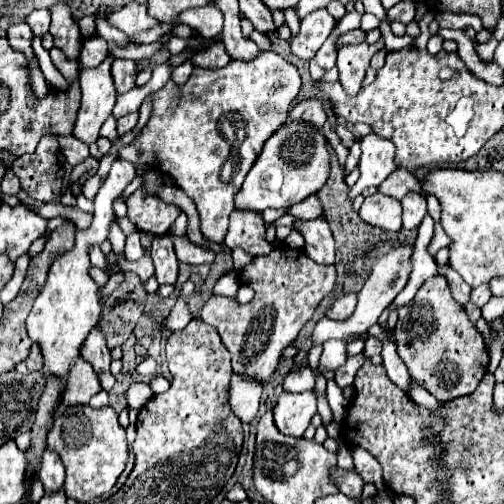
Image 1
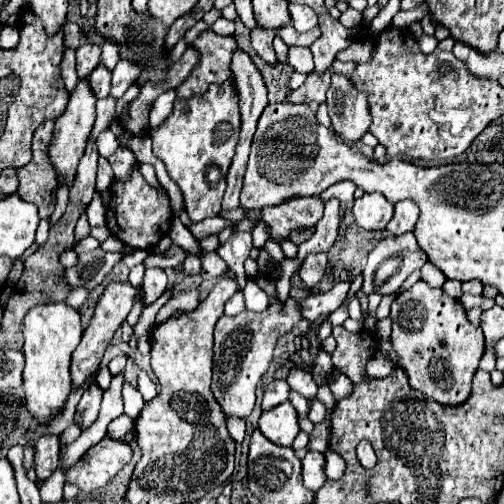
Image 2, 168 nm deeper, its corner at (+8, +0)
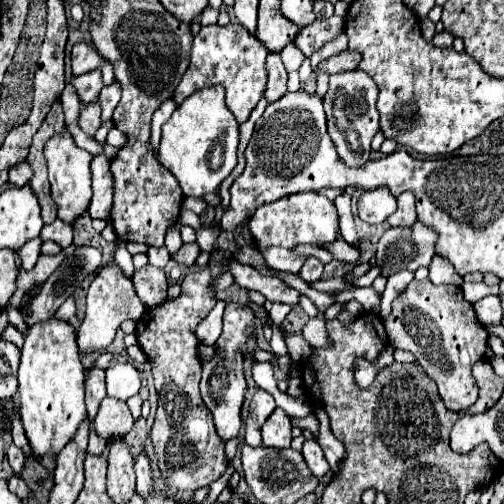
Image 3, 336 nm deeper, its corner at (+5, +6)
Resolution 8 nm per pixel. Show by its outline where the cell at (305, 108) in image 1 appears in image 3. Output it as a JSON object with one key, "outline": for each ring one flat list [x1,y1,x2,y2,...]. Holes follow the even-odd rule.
{"outline":[[341,52,337,56,331,56,327,60,323,60,321,64,317,64,313,68,313,76,317,78,319,74,327,74,327,76,333,76,333,74,339,74,339,72,349,72,349,70,355,70,357,68,357,62,359,62,359,52]]}

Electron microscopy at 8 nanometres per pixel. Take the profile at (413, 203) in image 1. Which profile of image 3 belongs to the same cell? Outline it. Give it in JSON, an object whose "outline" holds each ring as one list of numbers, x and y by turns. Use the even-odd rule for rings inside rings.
{"outline":[[403,192,397,196,399,208,395,214,391,214,387,218,387,222,391,226,411,226,417,220,417,212,415,212,415,194,413,192]]}

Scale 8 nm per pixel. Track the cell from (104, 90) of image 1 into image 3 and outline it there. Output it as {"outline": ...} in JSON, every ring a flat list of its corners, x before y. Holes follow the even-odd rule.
{"outline":[[65,126,61,132,53,134,47,142,45,142,45,160,49,164,49,182,51,182,51,196,59,208,57,216,65,222,73,222,77,216,81,216,87,210,87,204,91,200,91,160,93,156,87,150,81,150,69,128]]}

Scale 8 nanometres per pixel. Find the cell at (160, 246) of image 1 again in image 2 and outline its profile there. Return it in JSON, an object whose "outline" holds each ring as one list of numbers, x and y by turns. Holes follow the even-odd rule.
{"outline":[[148,268,146,274,144,274,144,280,142,280,140,290,142,290,142,304,144,306,150,306,156,298,160,298,162,292,166,290,166,274,164,274,164,270,162,268],[146,286,150,288,148,302,146,302,146,294,144,294]]}

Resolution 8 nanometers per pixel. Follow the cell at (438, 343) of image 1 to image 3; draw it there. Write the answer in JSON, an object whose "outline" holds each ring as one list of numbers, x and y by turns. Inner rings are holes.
{"outline":[[427,278,421,282,413,280,393,302,393,312,383,324,389,344,417,358,419,366,437,384,449,410,463,412,477,400,477,382,471,368,485,356,489,334,479,324,473,306,463,298,459,286,435,286]]}

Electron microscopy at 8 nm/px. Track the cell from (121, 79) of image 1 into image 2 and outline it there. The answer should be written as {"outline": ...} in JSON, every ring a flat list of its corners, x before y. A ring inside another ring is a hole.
{"outline":[[102,64,86,80,92,86,92,92,96,94,96,98,108,96,108,92,110,92,110,70,106,70]]}

